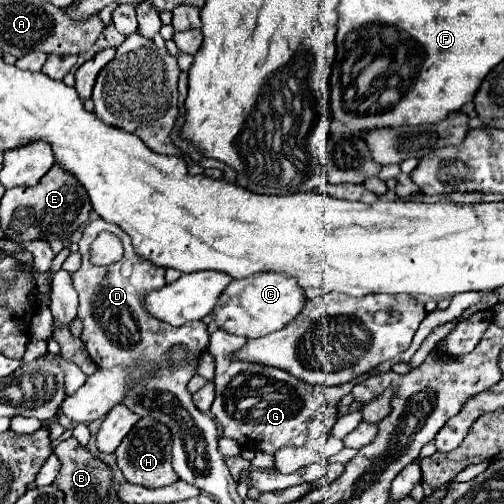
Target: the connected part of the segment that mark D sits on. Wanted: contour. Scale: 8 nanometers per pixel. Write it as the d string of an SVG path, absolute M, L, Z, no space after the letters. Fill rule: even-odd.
M94 219L86 225L84 235L80 239L80 255L82 255L82 267L72 273L74 287L80 295L80 307L78 317L82 319L82 341L92 357L92 361L98 367L112 367L112 365L136 365L142 363L146 367L152 367L148 371L154 371L154 367L162 365L166 367L168 349L176 343L186 345L192 349L192 355L198 355L208 345L208 327L204 321L190 321L186 325L174 327L168 325L156 317L152 317L144 301L148 293L162 289L166 285L164 281L164 269L152 265L146 259L140 259L132 247L130 237L114 223L108 223L104 219ZM110 231L120 237L124 243L124 257L118 263L112 265L92 265L90 263L90 243L96 239L98 233Z

